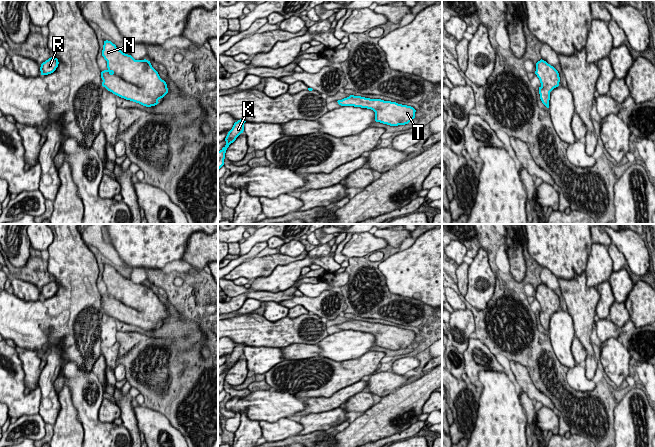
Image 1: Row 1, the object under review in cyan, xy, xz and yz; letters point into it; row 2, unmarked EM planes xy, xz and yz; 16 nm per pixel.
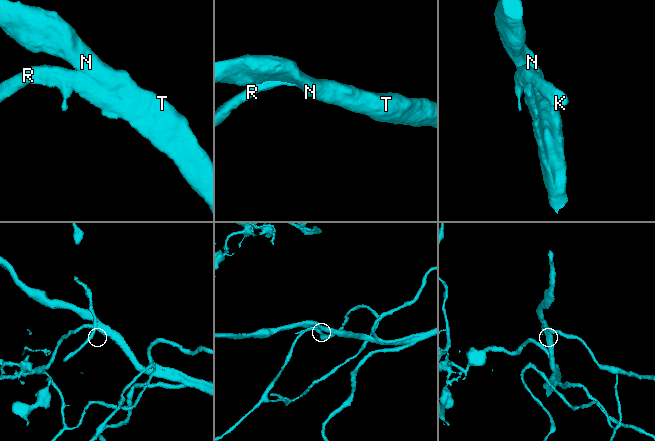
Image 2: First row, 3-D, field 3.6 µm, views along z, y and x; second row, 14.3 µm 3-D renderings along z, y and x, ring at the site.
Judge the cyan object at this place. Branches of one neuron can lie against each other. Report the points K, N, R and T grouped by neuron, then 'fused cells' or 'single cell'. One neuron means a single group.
groups K N R T; single cell

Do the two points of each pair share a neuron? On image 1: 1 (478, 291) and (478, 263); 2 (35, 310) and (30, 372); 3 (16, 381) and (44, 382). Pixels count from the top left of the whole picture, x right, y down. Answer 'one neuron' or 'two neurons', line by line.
1: one neuron
2: two neurons
3: two neurons

